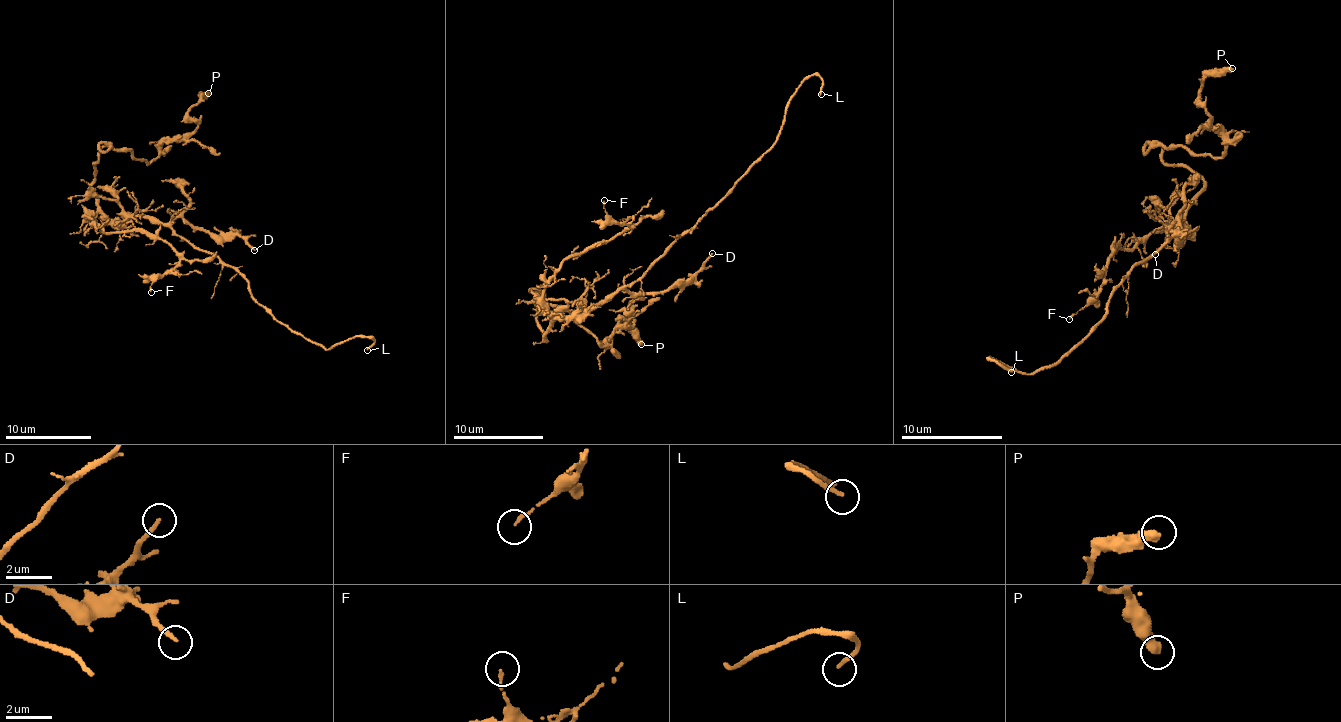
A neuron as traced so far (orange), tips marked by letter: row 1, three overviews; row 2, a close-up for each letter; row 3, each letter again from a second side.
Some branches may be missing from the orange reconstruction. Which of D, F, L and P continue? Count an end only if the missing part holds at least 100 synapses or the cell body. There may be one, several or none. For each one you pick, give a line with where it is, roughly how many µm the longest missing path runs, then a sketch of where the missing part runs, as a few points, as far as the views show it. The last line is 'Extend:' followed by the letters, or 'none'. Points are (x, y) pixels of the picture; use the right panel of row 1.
L: place (1011, 372); missing 3 µm; course (1011, 372), (1029, 374), (1037, 369)
Extend: L

